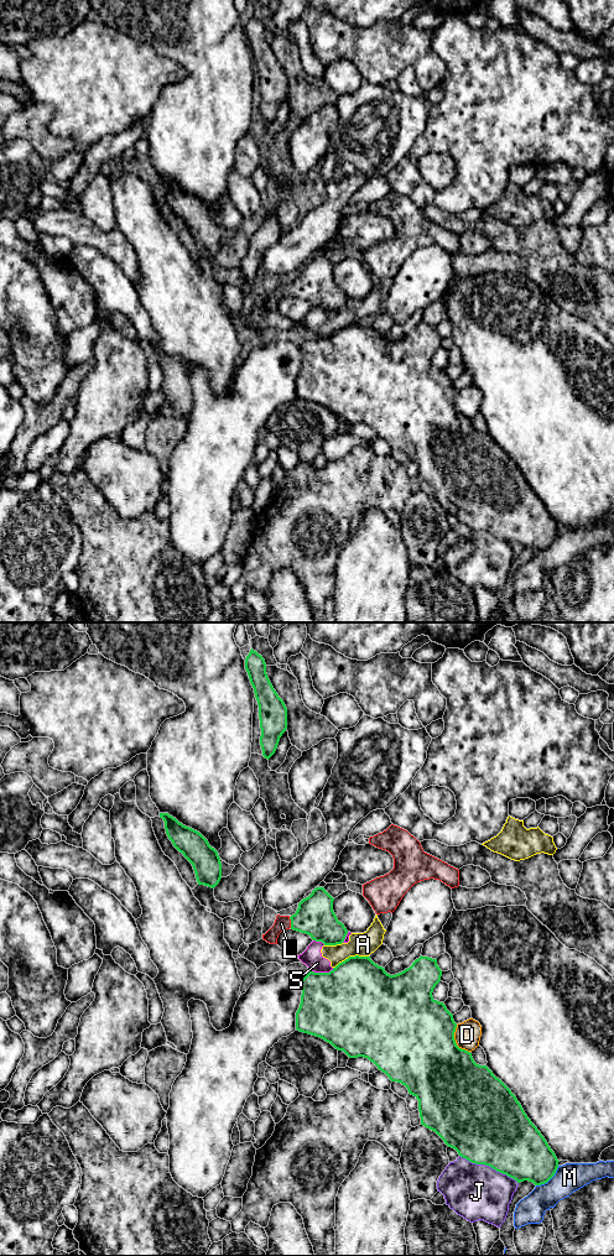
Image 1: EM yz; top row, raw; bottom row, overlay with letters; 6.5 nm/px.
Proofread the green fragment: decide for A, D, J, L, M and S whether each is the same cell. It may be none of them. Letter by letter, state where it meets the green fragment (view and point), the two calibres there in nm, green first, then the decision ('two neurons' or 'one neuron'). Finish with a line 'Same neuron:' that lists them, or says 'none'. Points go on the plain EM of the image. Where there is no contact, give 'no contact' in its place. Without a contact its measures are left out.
A: contact yz (350, 323); calibres 460 and 160 nm; two neurons
D: contact yz (454, 407); calibres 500 and 170 nm; two neurons
J: contact yz (489, 532); calibres 480 and 360 nm; two neurons
L: contact yz (291, 288); calibres 260 and 100 nm; one neuron
M: contact yz (549, 546); calibres 360 and 190 nm; two neurons
S: contact yz (321, 339); calibres 480 and 130 nm; two neurons
Same neuron: L

